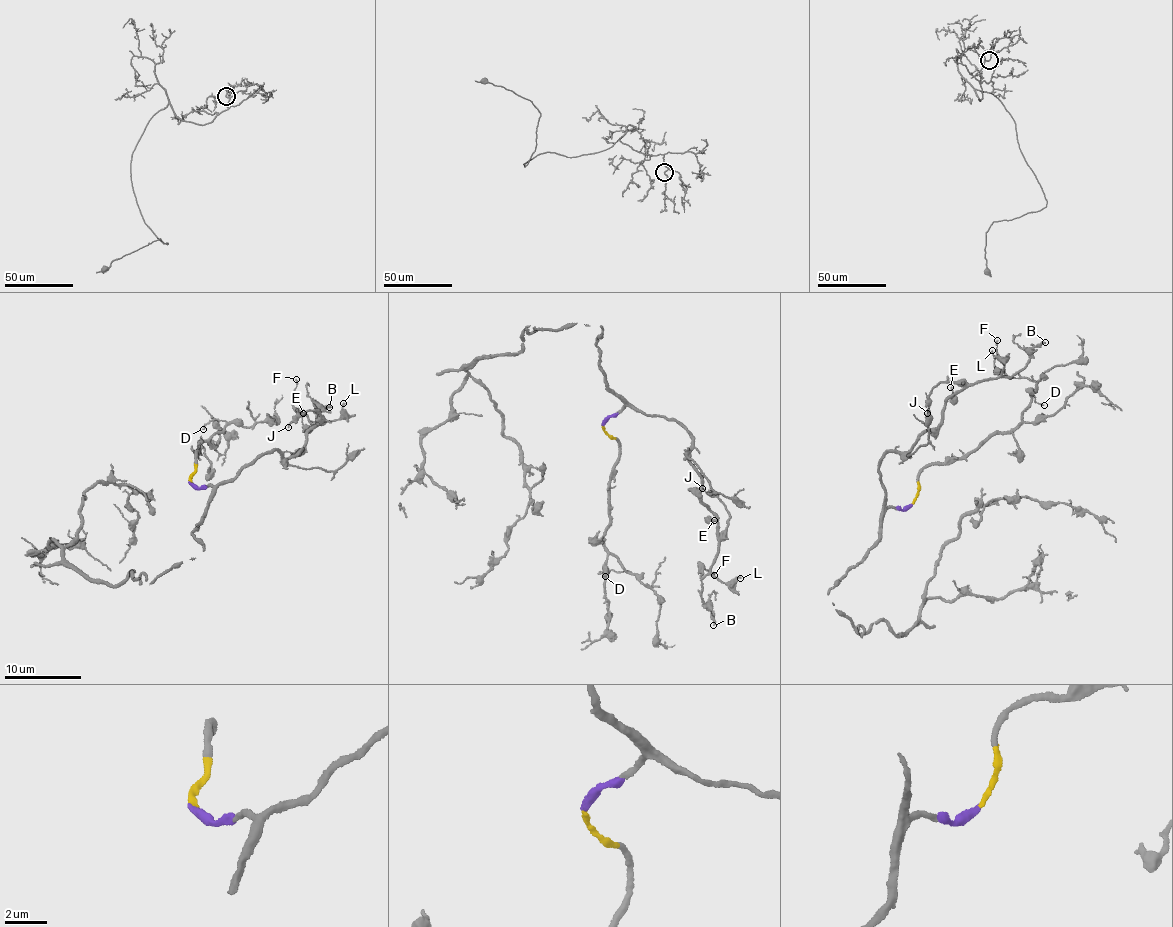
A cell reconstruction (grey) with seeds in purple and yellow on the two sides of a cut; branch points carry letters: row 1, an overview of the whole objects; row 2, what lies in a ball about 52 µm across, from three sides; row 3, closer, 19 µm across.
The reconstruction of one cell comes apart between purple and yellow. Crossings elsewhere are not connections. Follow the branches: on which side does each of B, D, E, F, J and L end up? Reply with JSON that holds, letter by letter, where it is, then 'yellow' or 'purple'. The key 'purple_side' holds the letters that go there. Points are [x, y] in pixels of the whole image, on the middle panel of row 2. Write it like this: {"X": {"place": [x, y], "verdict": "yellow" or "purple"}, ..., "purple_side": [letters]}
{"B": {"place": [713, 625], "verdict": "purple"}, "D": {"place": [605, 576], "verdict": "yellow"}, "E": {"place": [714, 520], "verdict": "purple"}, "F": {"place": [714, 575], "verdict": "purple"}, "J": {"place": [702, 488], "verdict": "purple"}, "L": {"place": [740, 578], "verdict": "purple"}, "purple_side": ["B", "E", "F", "J", "L"]}

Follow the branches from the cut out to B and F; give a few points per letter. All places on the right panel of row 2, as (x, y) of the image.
B: (911, 505), (884, 506), (878, 472), (883, 456), (911, 450), (940, 421), (952, 395), (1013, 375), (1046, 342)
F: (911, 505), (884, 506), (883, 456), (914, 447), (940, 421), (952, 395), (1008, 376), (995, 368), (998, 339)

